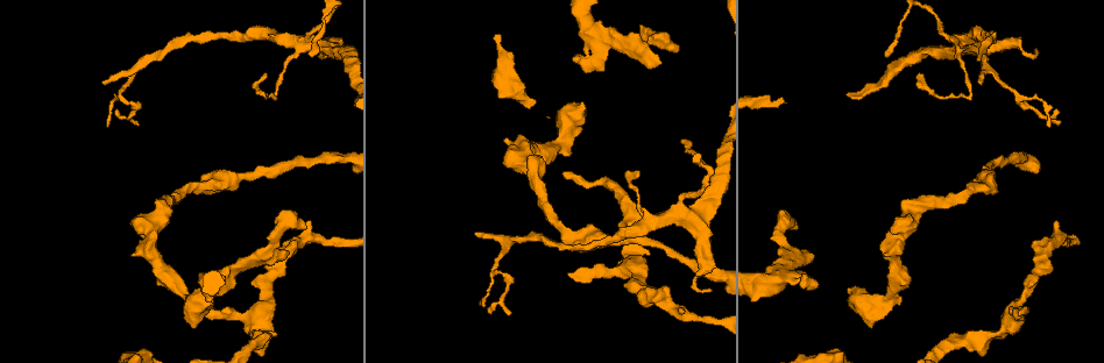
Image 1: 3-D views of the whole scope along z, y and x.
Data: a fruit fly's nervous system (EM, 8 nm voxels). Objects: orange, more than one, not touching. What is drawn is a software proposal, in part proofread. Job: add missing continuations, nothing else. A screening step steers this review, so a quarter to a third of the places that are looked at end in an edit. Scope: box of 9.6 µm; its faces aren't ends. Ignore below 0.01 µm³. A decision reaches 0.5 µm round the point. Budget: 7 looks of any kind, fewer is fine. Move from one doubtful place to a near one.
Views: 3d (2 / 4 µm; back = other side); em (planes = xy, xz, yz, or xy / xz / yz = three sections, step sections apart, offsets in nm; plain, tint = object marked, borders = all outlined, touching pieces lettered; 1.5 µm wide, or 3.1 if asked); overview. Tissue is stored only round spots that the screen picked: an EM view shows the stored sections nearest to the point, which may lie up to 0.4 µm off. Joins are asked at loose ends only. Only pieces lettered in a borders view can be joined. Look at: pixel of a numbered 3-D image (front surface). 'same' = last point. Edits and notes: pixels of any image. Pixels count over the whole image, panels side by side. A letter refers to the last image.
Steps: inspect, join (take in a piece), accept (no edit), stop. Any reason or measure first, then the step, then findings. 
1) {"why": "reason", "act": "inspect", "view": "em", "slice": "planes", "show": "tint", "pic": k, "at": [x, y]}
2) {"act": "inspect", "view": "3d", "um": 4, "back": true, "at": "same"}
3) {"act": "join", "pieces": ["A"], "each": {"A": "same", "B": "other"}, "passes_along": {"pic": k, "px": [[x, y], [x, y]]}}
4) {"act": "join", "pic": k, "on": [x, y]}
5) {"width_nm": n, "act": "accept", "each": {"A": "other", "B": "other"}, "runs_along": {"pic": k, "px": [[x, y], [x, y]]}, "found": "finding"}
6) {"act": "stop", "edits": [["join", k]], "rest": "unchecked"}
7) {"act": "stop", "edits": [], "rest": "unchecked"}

{"why": "branch stops here", "act": "inspect", "view": "em", "slice": "xz", "step": 4, "show": "borders", "pic": 1, "at": [919, 74]}

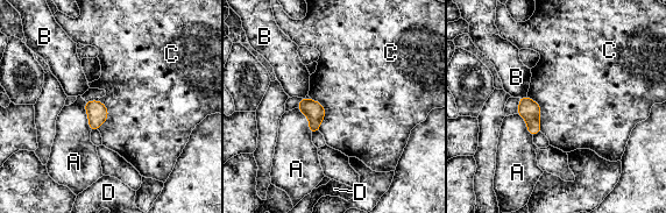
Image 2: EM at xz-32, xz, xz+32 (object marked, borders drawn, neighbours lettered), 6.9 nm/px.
{"why": "another direction", "act": "inspect", "view": "em", "slice": "yz", "step": 8, "show": "borders", "at": "same"}

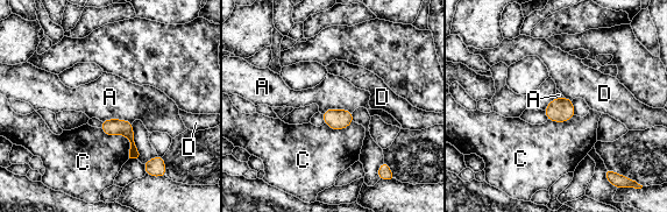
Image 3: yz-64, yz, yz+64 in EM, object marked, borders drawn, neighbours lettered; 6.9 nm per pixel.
{"width_nm": 140, "act": "accept", "each": {"A": "other", "C": "other", "D": "other"}, "runs_along": {"pic": 3, "px": [[104, 124], [129, 135], [134, 155]]}, "found": "no lettered piece goes on from it"}

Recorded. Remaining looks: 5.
{"why": "an open end", "act": "inspect", "view": "em", "slice": "planes", "show": "borders", "pic": 1, "at": [1056, 221]}

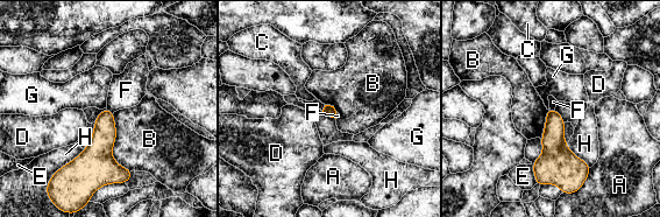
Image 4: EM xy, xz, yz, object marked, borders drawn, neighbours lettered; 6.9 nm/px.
{"act": "accept", "each": {"A": "other", "B": "other", "C": "other", "D": "other", "E": "other", "F": "other", "G": "other", "H": "other"}, "border": {"pic": 4, "px": [[106, 109], [113, 113]]}, "found": "no lettered piece goes on from it"}

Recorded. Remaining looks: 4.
{"act": "inspect", "view": "em", "slice": "planes", "show": "borders", "pic": 1, "at": [574, 56]}

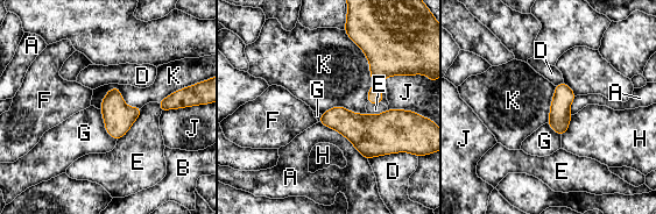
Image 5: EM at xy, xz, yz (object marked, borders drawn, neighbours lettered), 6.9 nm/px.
{"act": "accept", "each": {"A": "other", "B": "other", "D": "other", "E": "other", "F": "other", "G": "other", "H": "other", "J": "other", "K": "other"}, "border": {"pic": 5, "px": [[344, 31], [367, 59], [367, 101]]}, "found": "no lettered piece goes on from it"}

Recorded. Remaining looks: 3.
{"act": "stop", "edits": [], "rest": "unchecked"}

